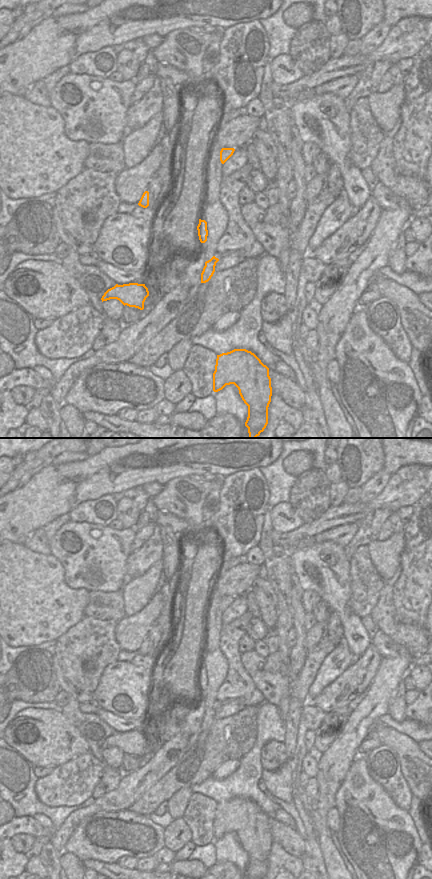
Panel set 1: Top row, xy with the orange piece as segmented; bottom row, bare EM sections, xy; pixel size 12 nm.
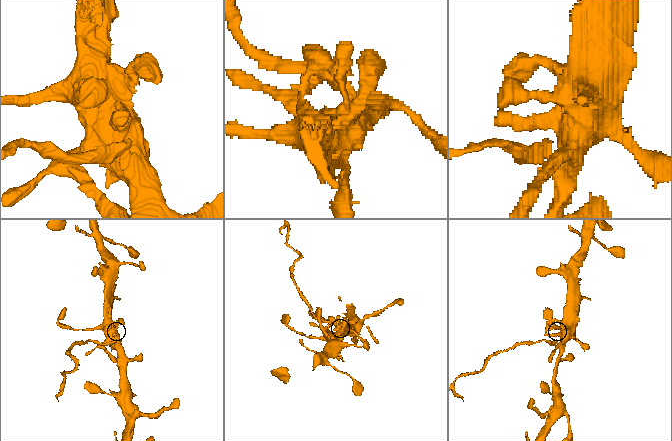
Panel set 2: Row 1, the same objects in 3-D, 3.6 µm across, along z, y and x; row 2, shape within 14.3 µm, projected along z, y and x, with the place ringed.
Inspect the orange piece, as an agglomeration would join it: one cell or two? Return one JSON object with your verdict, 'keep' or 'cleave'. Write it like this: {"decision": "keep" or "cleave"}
{"decision": "cleave"}

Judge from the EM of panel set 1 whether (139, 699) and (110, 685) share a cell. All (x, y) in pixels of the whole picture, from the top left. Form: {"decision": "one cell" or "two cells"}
{"decision": "one cell"}

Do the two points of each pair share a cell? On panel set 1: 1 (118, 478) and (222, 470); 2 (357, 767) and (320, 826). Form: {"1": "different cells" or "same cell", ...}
{"1": "same cell", "2": "different cells"}

